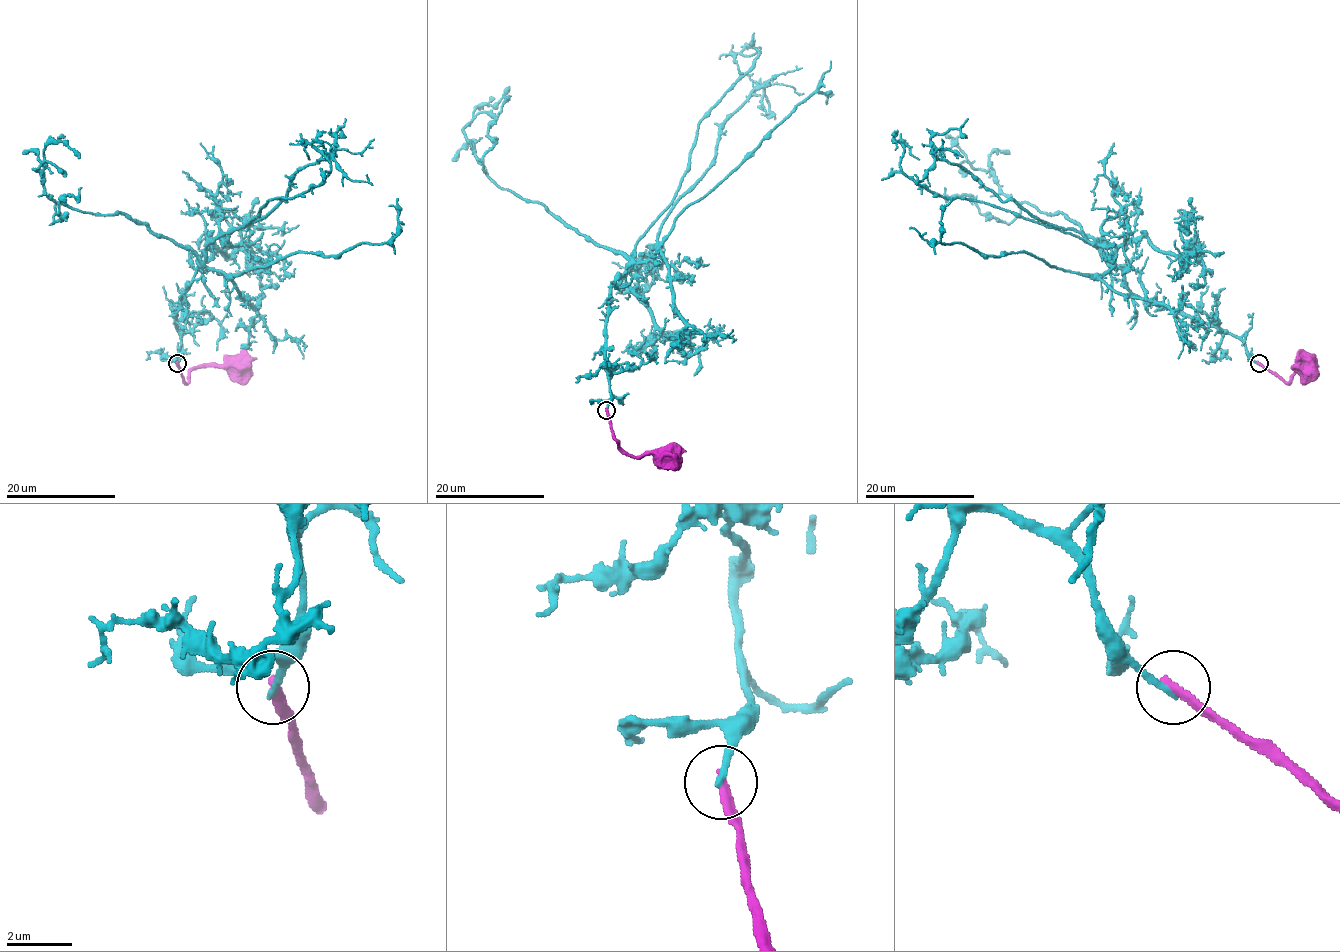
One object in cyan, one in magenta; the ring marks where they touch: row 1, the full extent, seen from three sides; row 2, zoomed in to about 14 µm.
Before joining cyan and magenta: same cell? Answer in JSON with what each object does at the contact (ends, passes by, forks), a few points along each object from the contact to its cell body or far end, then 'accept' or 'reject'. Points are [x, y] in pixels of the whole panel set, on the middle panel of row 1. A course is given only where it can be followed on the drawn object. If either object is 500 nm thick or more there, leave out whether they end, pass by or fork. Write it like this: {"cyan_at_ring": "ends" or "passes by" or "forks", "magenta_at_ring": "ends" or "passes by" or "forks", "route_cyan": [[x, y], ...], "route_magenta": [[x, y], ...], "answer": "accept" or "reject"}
{"cyan_at_ring": "ends", "magenta_at_ring": "ends", "route_cyan": [[606, 410], [610, 287], [672, 201], [699, 121], [759, 51], [737, 54], [739, 70]], "route_magenta": [[606, 410], [611, 434], [622, 449], [635, 457], [670, 450], [673, 457], [670, 458]], "answer": "reject"}

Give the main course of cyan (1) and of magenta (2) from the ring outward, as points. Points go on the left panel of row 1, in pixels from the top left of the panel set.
1: (176, 363), (178, 304), (205, 247), (273, 198), (316, 187), (330, 162), (308, 143), (309, 160)
2: (176, 363), (182, 378), (187, 382), (193, 369), (205, 366), (243, 369), (241, 366)

